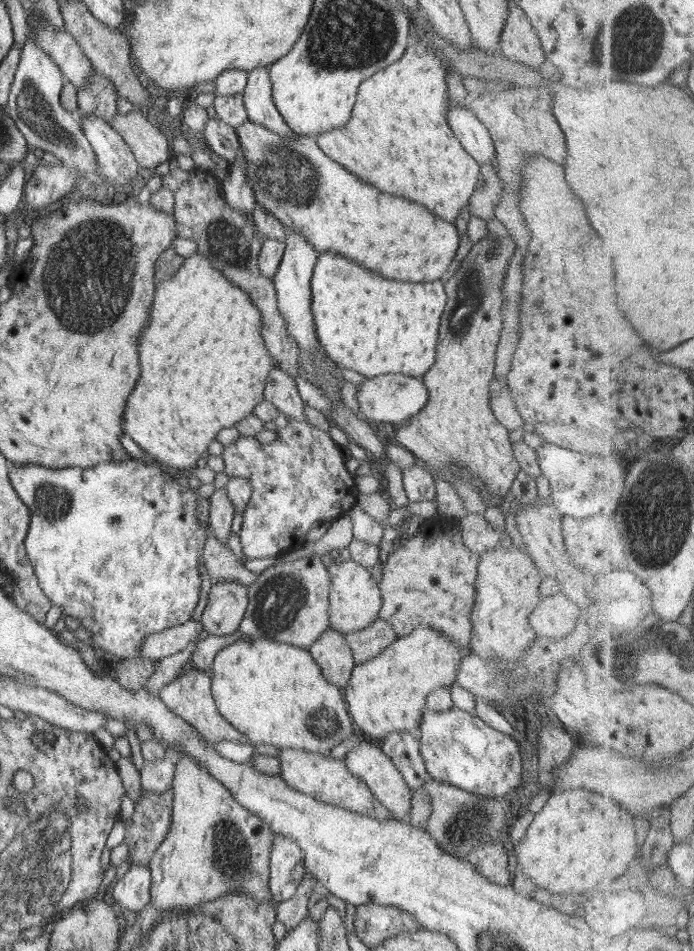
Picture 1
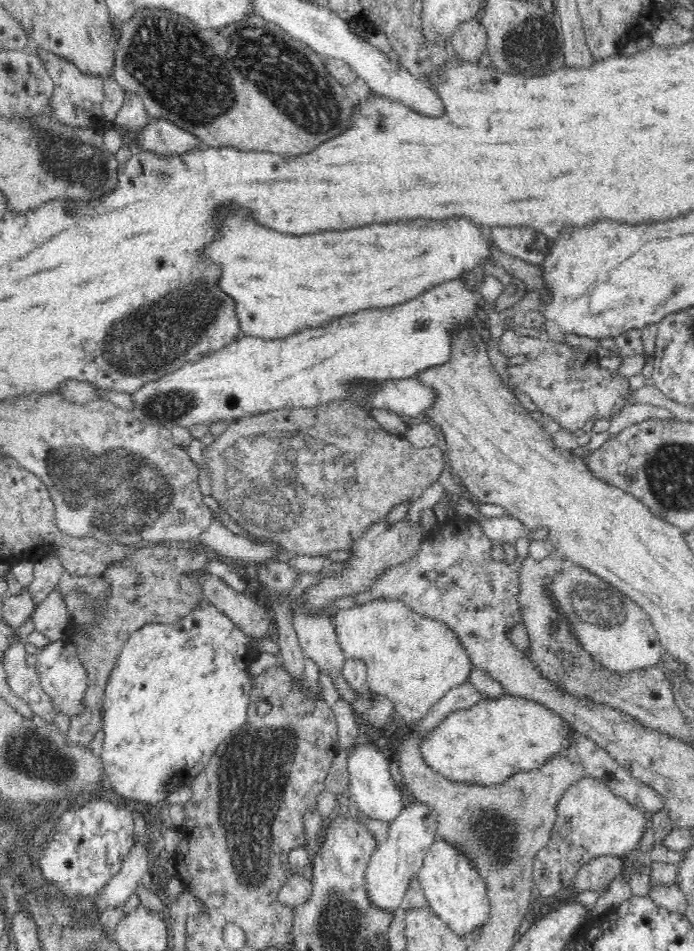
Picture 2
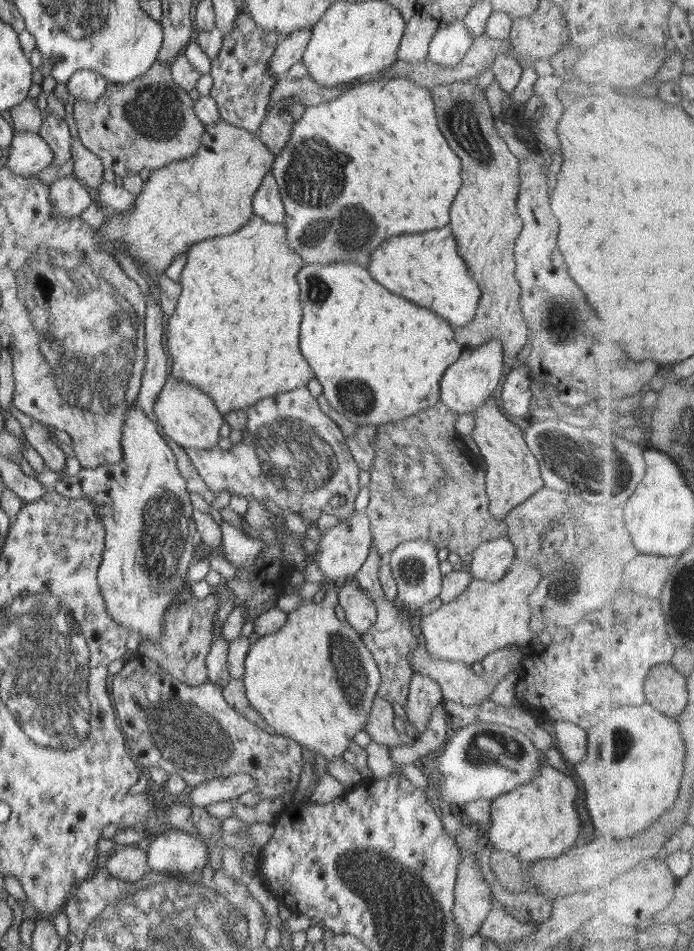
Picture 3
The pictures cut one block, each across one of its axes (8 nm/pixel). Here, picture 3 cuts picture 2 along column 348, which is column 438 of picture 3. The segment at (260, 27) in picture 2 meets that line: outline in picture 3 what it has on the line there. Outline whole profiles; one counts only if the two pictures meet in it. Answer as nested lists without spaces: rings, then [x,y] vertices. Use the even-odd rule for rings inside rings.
[[[457,81],[453,86],[455,90],[461,88],[461,92],[457,96],[449,96],[447,93],[447,84],[443,84],[441,88],[441,97],[435,96],[433,92],[432,100],[437,104],[437,126],[443,134],[443,138],[447,140],[449,148],[461,158],[461,188],[449,208],[449,226],[451,226],[451,234],[455,236],[457,242],[457,254],[463,258],[463,262],[467,264],[467,268],[472,279],[479,287],[480,295],[477,303],[477,310],[473,320],[466,325],[455,330],[455,342],[462,349],[475,348],[478,344],[483,344],[488,340],[496,340],[499,342],[503,351],[502,374],[506,376],[513,368],[516,354],[526,342],[528,330],[525,326],[523,315],[519,308],[519,285],[516,281],[514,270],[514,240],[520,233],[522,220],[516,213],[516,196],[520,185],[518,179],[519,159],[516,158],[505,146],[497,131],[493,128],[493,117],[489,111],[489,103],[484,97],[483,89],[477,87],[474,81]],[[447,104],[447,112],[441,112],[439,106]]]

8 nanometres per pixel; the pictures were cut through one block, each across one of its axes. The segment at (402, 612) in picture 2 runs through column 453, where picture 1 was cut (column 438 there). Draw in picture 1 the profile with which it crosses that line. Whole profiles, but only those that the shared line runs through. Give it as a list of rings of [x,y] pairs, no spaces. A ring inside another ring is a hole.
[[[419,625],[411,633],[396,637],[377,656],[354,665],[341,693],[355,729],[366,739],[385,737],[393,731],[415,732],[427,694],[454,684],[455,670],[463,657],[459,645],[447,635]]]

